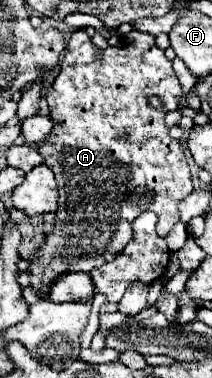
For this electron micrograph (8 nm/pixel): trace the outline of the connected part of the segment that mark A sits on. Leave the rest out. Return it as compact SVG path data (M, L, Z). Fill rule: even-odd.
M78 30L72 34L68 46L66 46L66 54L64 54L64 60L62 60L62 68L56 76L56 80L52 82L52 86L48 88L48 94L46 94L46 102L48 102L48 108L50 108L50 116L52 116L52 122L54 122L54 130L50 132L50 136L40 144L38 152L44 156L44 162L48 164L48 168L54 172L56 176L56 182L58 182L58 190L60 190L60 198L58 198L58 210L56 210L56 224L52 228L52 232L46 234L44 242L40 242L36 246L36 256L30 260L30 266L28 266L28 272L30 272L30 286L34 290L48 290L58 276L62 274L70 274L70 272L84 272L84 274L90 274L92 270L100 268L102 264L114 260L120 252L124 252L126 244L132 240L132 222L146 210L150 212L156 212L158 214L158 224L156 224L156 232L158 236L166 236L172 226L178 222L178 202L188 196L192 192L192 178L190 178L190 166L186 162L186 156L184 156L184 148L178 140L170 138L166 126L164 126L164 116L172 110L178 108L178 96L182 94L182 88L180 88L180 82L174 74L174 68L172 68L172 62L164 56L164 50L156 46L156 38L152 34L144 34L144 32L130 32L126 40L120 42L120 46L108 46L106 50L102 50L102 56L98 58L94 54L94 42L92 38L88 36L86 30ZM150 96L158 96L160 102L162 102L162 112L156 112L156 108L150 106L148 98Z

